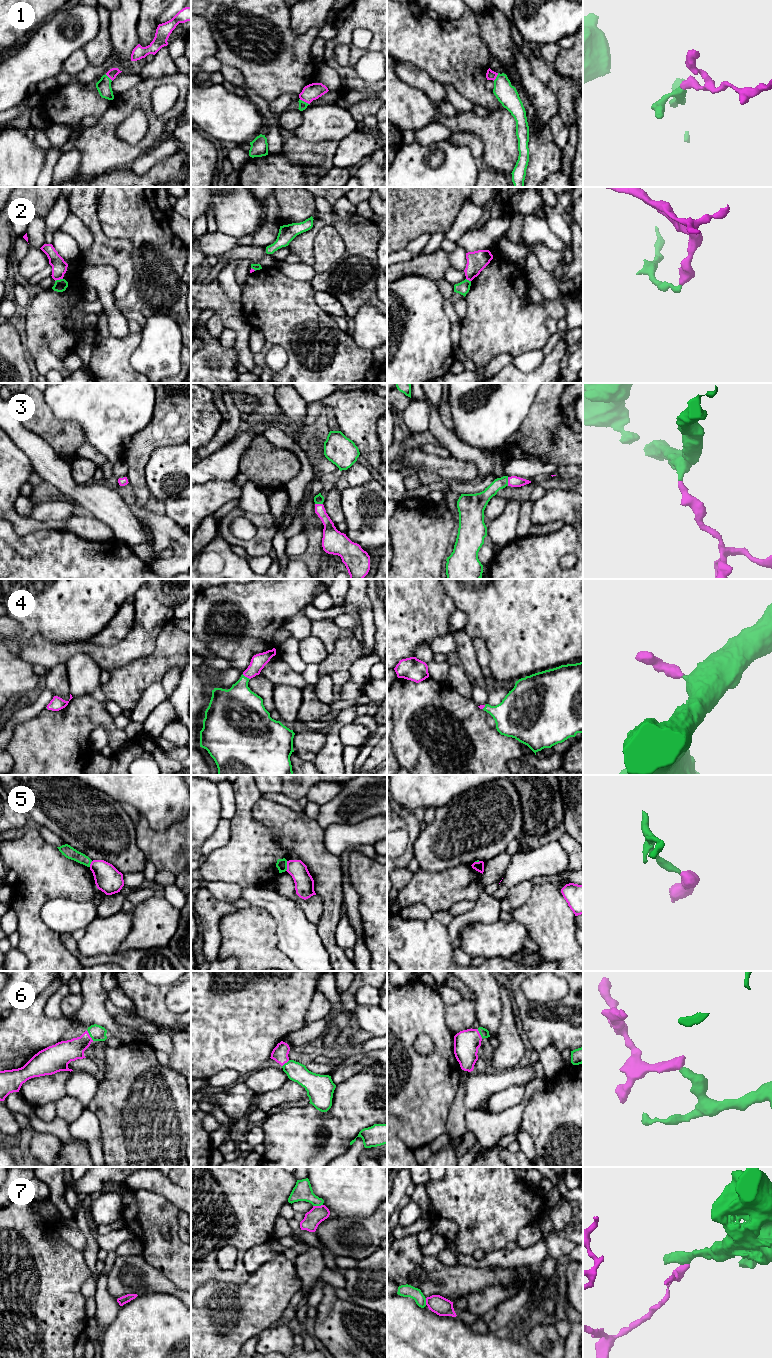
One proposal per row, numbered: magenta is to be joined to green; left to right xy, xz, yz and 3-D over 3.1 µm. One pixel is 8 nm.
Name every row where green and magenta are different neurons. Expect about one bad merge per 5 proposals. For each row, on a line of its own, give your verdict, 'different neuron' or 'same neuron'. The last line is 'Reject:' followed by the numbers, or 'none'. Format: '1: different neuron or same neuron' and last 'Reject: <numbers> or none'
1: same neuron
2: different neuron
3: same neuron
4: same neuron
5: different neuron
6: same neuron
7: different neuron
Reject: 2, 5, 7

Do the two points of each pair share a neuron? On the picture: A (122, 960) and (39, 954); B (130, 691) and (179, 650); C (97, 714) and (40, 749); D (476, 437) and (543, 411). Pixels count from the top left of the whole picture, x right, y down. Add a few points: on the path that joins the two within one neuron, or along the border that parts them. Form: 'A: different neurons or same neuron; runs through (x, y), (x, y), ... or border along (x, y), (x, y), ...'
A: different neurons; border along (61, 940), (79, 960)
B: same neuron; runs through (142, 679), (167, 654)
C: same neuron; runs through (83, 714), (54, 740)
D: different neurons; border along (536, 397), (528, 415), (515, 433)

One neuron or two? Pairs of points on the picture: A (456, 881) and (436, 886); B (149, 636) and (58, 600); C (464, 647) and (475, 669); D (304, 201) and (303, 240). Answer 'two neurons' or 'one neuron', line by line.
A: one neuron
B: two neurons
C: one neuron
D: two neurons

